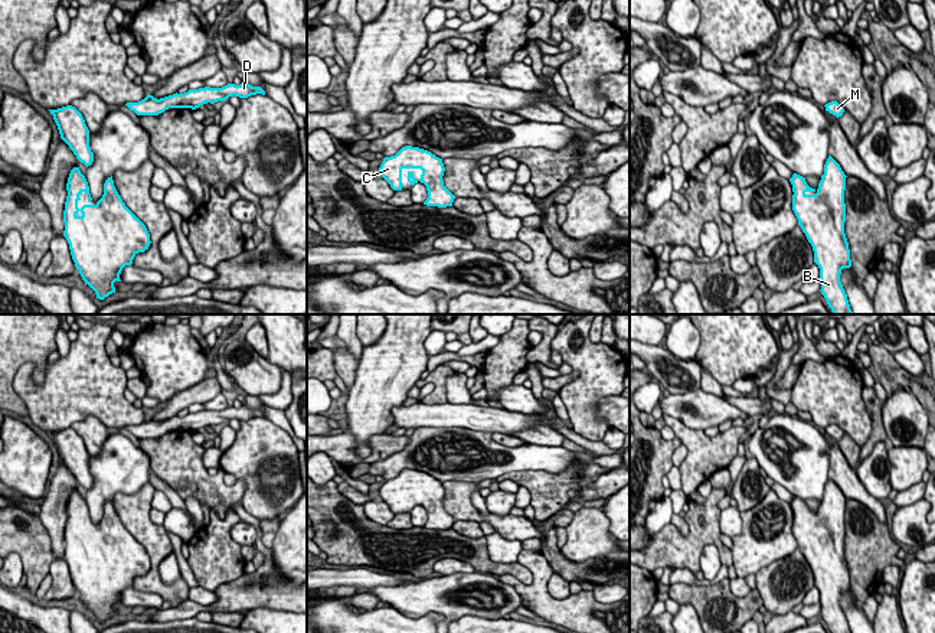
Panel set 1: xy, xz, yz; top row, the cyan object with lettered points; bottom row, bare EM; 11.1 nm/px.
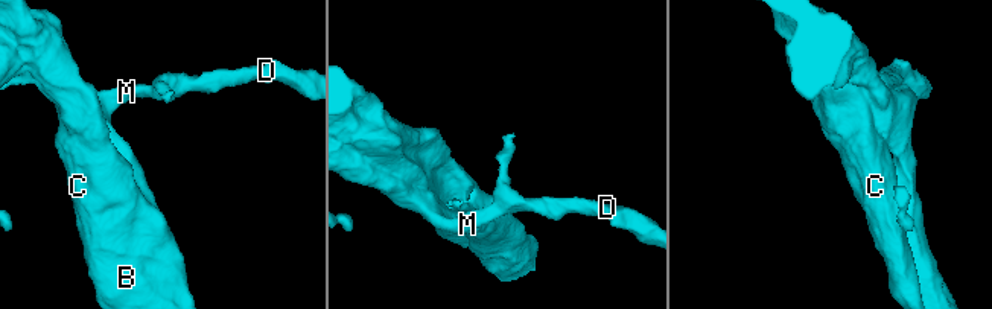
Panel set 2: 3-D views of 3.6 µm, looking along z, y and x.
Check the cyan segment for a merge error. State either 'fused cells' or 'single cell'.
single cell

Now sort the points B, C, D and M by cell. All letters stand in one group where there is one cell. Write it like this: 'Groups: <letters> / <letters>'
Groups: B C D M

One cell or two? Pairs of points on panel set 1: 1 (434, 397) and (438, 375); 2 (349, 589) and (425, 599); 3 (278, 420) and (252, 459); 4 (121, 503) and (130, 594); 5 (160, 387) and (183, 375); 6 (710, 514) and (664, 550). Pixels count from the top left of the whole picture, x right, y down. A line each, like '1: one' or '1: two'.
1: one
2: one
3: two
4: two
5: one
6: one

